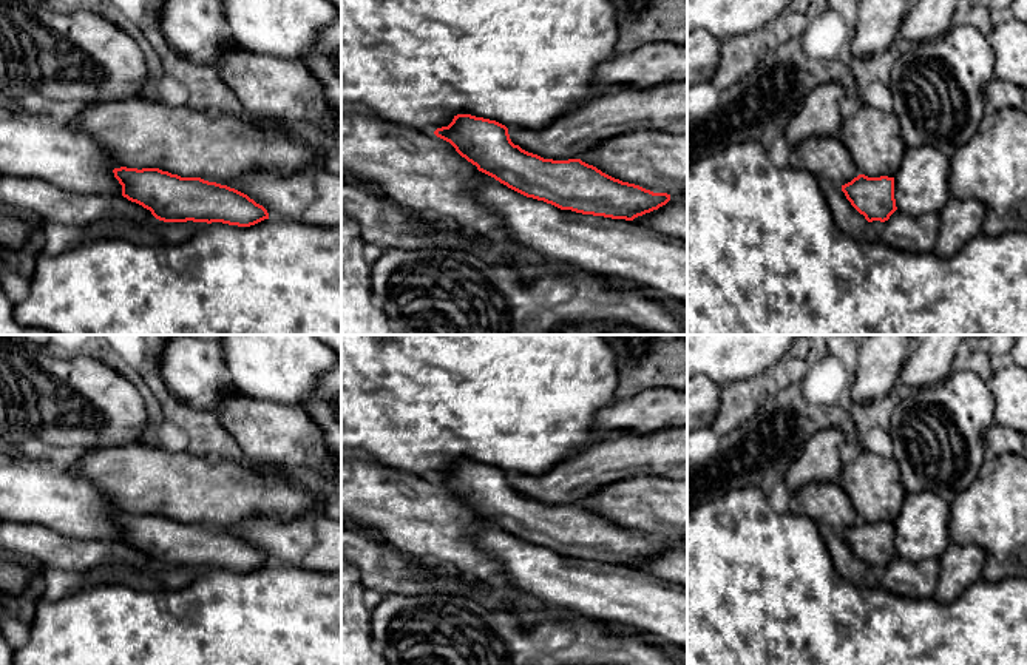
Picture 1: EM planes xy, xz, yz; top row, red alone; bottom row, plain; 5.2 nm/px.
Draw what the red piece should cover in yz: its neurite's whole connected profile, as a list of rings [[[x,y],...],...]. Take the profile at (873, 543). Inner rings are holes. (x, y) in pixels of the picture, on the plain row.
[[[859,520],[851,528],[842,531],[842,537],[868,568],[885,568],[897,555],[894,545],[894,523],[868,523]]]

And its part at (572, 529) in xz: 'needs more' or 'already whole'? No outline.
already whole

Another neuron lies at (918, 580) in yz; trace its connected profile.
[[[896,555],[883,571],[880,586],[886,591],[903,597],[931,599],[941,580],[941,560],[927,559],[913,563]]]

